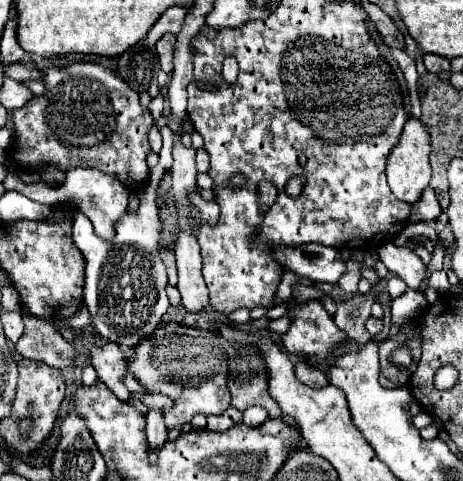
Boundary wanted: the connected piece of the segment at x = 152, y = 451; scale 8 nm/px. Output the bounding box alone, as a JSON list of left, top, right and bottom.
[147,409,167,463]

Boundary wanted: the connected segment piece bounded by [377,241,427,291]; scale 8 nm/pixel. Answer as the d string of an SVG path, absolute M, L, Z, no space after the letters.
M387 241L377 249L377 253L391 273L399 275L411 289L421 289L421 283L427 275L427 267L409 247L397 247Z

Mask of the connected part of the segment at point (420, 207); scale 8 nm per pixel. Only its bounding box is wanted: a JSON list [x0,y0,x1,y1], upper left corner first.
[409,187,441,223]

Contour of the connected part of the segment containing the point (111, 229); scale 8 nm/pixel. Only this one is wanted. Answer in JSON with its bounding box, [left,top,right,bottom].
[3,169,129,241]

